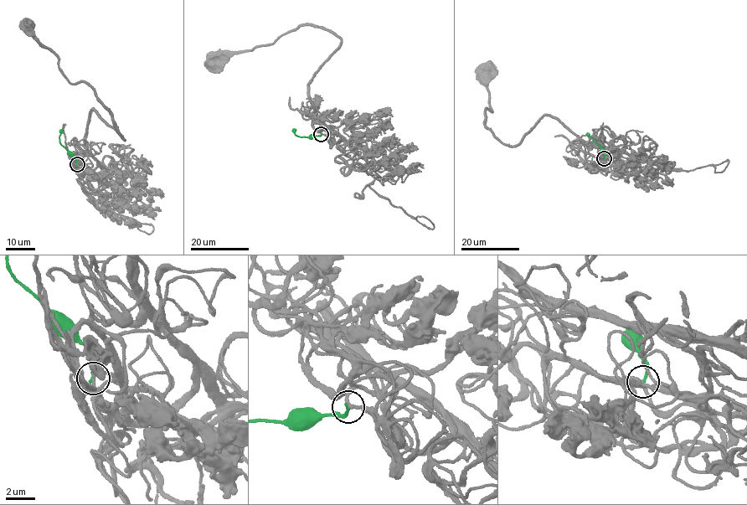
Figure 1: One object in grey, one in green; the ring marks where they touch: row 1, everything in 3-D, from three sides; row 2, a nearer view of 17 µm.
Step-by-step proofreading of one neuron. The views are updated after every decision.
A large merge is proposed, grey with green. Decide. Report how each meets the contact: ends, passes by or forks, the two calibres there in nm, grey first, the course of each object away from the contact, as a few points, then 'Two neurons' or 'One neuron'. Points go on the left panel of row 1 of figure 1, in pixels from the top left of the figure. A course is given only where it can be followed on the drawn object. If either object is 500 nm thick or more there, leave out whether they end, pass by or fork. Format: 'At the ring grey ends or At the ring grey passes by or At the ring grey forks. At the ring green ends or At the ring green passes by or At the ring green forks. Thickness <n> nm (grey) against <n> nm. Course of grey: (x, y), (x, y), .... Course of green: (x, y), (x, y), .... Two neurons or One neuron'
At the ring grey passes by. At the ring green ends. Thickness 200 nm (grey) against 240 nm. Course of grey: (76, 164), (83, 164), (94, 108), (125, 139), (93, 89), (71, 83), (31, 24). Course of green: (76, 164), (76, 160), (62, 146), (59, 137), (62, 130). Two neurons

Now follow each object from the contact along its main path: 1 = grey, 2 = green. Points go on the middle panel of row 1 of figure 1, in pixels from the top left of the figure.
1: (321, 134), (326, 126), (309, 86), (339, 45), (337, 36), (321, 27), (298, 27), (270, 43), (215, 63)
2: (321, 134), (301, 137), (295, 134), (294, 129)

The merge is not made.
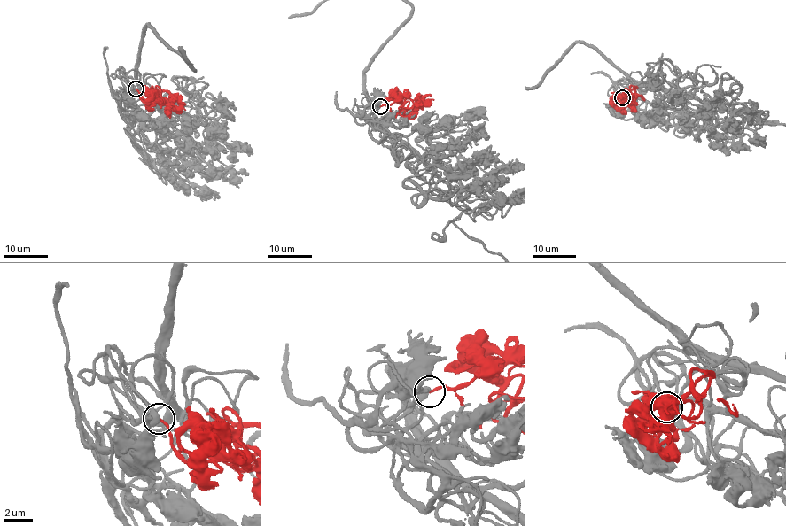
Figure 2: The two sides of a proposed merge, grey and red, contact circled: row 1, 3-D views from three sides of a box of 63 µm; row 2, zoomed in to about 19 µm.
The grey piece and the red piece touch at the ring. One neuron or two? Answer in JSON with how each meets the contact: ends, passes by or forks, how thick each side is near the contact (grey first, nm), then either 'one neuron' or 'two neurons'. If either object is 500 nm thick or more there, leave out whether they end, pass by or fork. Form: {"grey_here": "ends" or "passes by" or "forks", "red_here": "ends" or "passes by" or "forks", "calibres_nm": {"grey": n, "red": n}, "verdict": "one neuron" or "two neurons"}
{"grey_here": "passes by", "red_here": "ends", "calibres_nm": {"grey": 480, "red": 180}, "verdict": "one neuron"}

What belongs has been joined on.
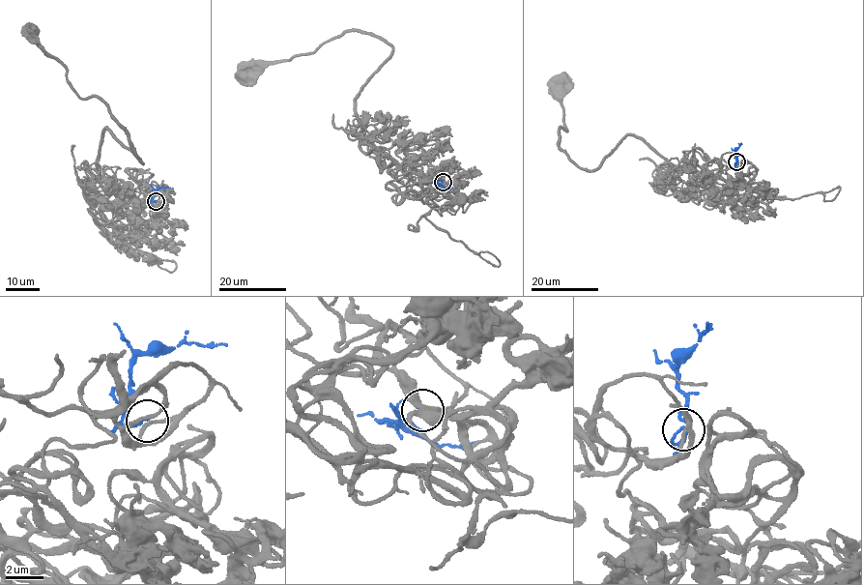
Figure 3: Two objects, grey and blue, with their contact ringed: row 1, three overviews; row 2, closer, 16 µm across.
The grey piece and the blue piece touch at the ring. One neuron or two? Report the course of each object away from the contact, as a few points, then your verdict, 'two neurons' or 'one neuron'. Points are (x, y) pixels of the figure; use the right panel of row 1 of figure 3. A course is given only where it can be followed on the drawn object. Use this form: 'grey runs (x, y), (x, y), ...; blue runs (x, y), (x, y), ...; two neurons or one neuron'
grey runs (736, 162), (696, 174), (627, 134), (587, 171), (559, 142), (561, 127), (566, 131), (560, 79); blue runs (736, 162), (734, 164), (740, 143); two neurons

